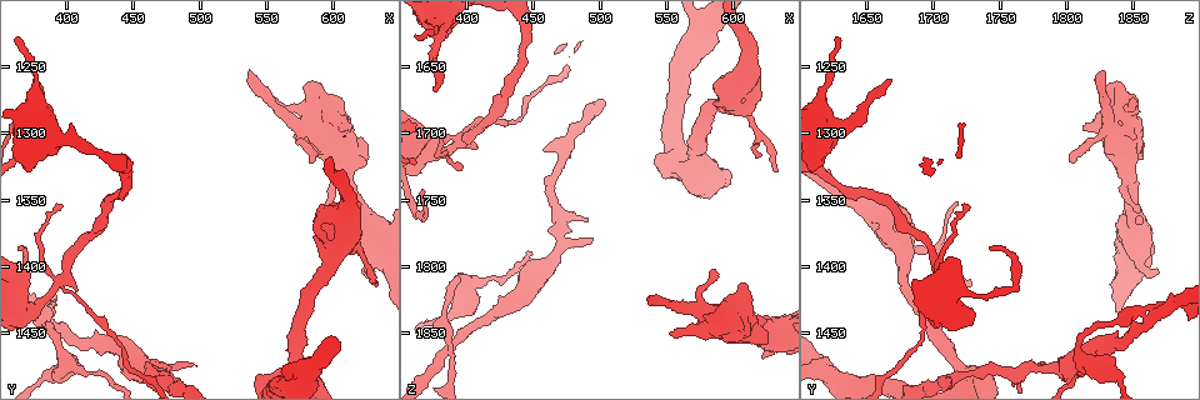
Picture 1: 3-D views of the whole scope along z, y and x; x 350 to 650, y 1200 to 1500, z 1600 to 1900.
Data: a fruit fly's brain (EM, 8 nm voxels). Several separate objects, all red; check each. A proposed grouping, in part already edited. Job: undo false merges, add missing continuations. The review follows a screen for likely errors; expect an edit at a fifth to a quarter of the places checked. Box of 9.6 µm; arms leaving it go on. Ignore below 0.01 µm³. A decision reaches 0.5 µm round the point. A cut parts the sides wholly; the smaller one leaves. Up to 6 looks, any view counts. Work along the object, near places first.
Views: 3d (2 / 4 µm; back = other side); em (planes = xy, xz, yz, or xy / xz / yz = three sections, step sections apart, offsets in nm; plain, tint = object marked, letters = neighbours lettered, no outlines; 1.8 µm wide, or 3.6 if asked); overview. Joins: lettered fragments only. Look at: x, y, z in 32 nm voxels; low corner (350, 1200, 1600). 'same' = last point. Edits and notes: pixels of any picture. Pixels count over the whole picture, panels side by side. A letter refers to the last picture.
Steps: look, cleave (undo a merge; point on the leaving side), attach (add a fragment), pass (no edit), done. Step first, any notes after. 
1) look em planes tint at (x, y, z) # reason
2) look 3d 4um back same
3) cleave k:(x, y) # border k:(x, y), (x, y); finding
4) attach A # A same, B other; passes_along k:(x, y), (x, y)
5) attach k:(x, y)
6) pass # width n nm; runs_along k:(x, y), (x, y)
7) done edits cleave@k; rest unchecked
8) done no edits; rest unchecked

look em yz step 16 tint at (396, 1410, 1706) # four or more arms meet

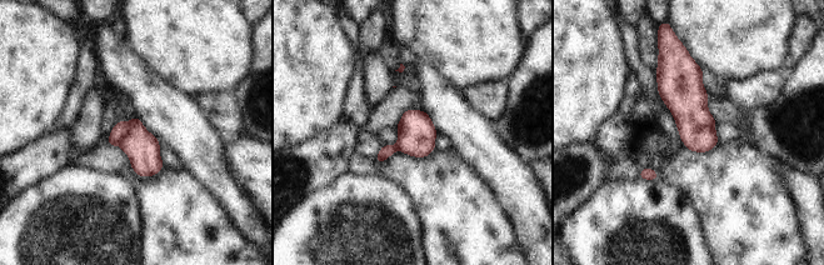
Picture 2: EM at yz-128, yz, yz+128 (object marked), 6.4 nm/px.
look em xz step 16 tint same # another direction

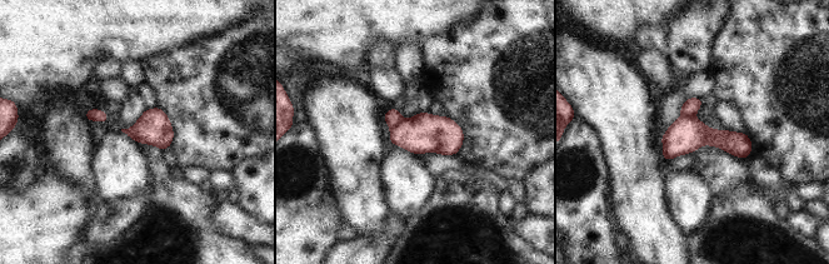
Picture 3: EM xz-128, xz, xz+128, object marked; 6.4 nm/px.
look em xz step 16 letters same # what lies round it

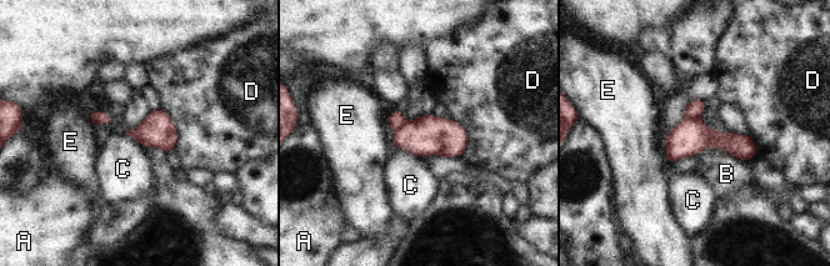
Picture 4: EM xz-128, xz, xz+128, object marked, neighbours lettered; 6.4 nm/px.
cleave 4:(396, 119) # longest_contact B 340 nm; A other, B other, C other, D other, E other; border 4:(406, 121), (394, 131); two cells meet here

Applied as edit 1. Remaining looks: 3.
look overview

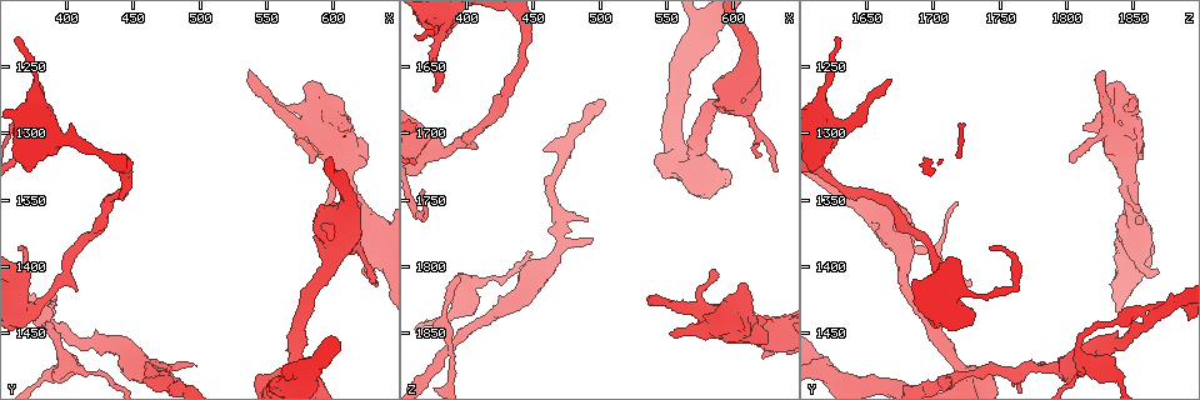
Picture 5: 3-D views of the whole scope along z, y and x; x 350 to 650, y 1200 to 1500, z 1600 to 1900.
look em 3.6um planes letters at (380, 1296, 1620) # thick turns thin

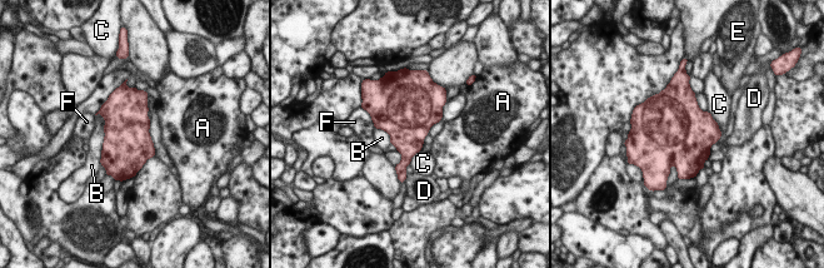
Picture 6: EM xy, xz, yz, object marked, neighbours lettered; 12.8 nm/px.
pass # width 600 nm; A other, B other, C other, D other, E other, F other; border 6:(98, 113), (104, 119), (99, 160); continuous, no second cell

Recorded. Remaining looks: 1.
done edits cleave@4; rest unchecked

